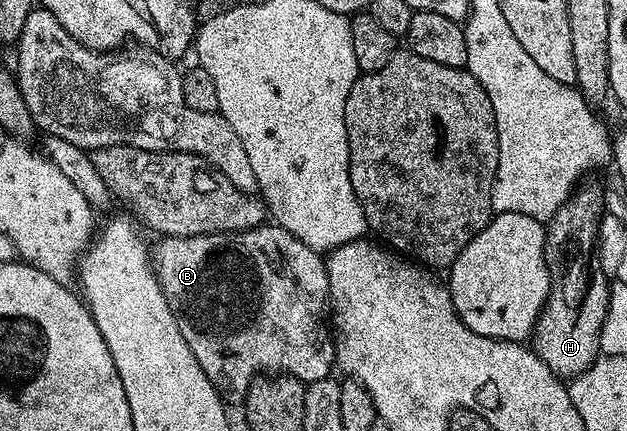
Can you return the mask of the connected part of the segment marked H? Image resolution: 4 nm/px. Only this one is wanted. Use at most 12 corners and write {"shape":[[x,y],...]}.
{"shape":[[572,192],[545,225],[551,290],[533,352],[560,379],[600,356],[583,313],[601,208]]}

